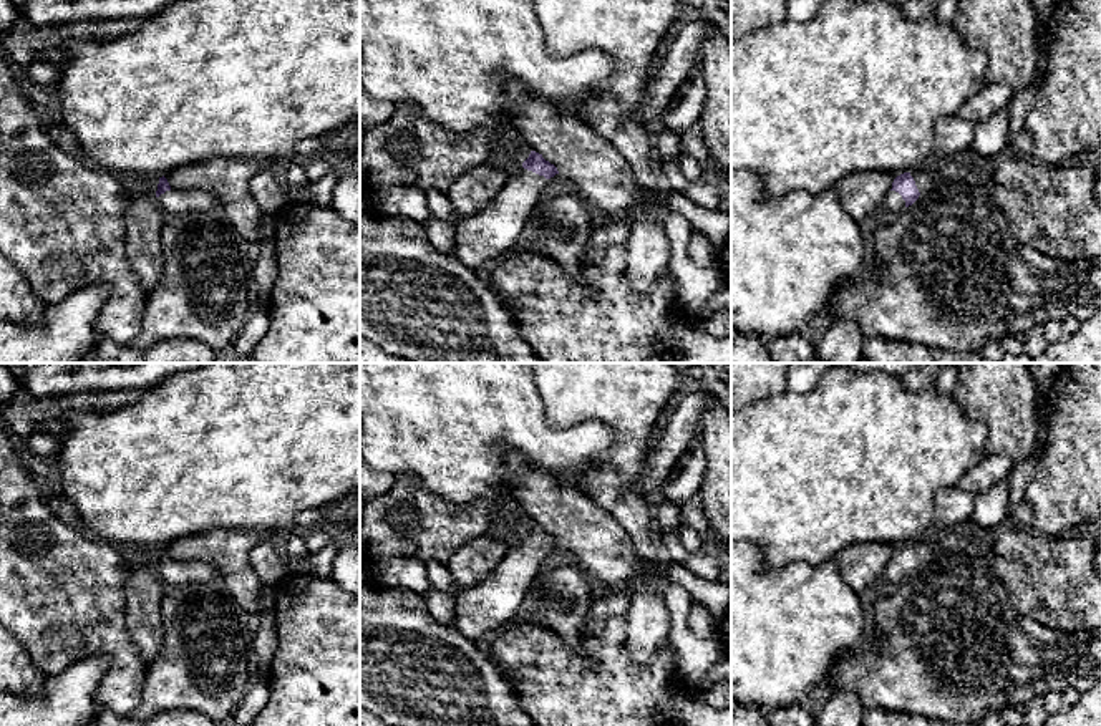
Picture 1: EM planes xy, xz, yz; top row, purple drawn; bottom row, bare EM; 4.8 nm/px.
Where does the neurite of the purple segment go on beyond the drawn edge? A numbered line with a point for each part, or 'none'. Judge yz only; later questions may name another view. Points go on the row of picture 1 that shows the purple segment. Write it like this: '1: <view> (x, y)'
1: yz (924, 181)
2: yz (892, 203)

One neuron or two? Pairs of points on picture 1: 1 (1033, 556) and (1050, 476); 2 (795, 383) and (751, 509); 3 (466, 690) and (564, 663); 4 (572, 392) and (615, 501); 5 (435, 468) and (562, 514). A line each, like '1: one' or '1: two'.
1: two
2: two
3: two
4: one
5: two

